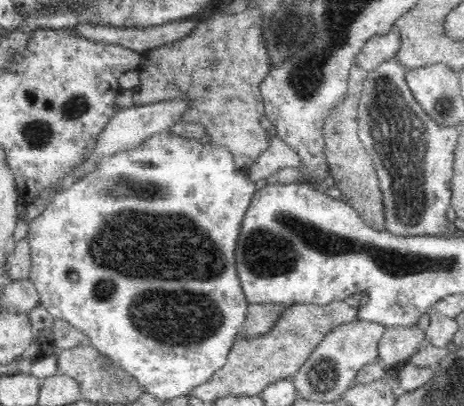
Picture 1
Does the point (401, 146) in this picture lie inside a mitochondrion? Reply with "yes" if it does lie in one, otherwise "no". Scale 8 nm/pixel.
yes

